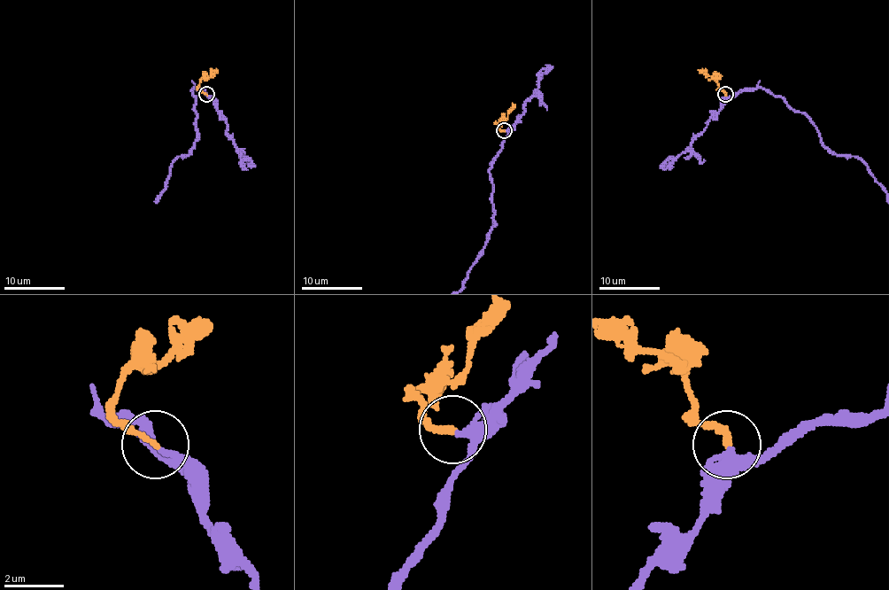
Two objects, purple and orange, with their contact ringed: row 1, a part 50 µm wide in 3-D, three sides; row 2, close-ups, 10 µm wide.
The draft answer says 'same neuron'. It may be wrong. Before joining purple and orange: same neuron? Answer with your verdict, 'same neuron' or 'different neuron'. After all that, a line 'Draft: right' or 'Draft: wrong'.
same neuron
Draft: right

